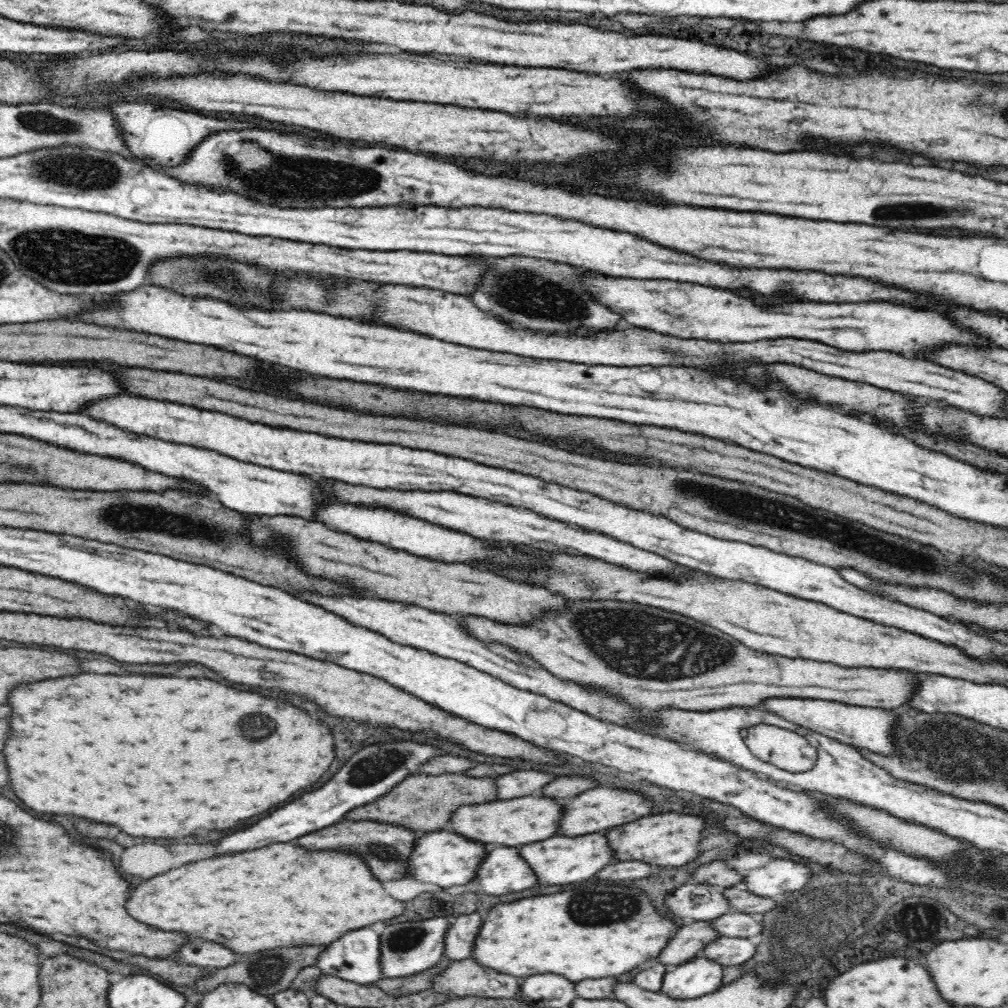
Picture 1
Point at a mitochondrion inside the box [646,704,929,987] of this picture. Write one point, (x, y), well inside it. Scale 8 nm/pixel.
(794, 940)

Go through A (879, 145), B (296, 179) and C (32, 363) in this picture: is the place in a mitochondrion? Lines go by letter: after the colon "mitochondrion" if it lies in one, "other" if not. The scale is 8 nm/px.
A: other
B: mitochondrion
C: other

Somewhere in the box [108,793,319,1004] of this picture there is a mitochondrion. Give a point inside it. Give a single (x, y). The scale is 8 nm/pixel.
(267, 973)

